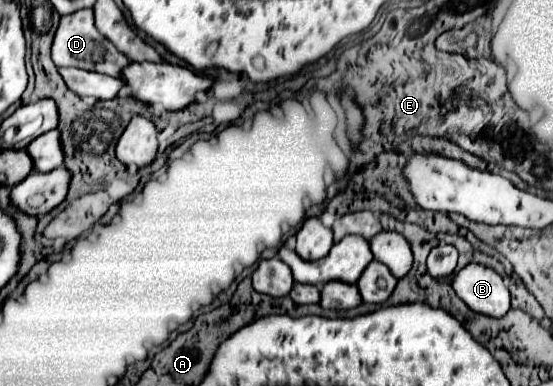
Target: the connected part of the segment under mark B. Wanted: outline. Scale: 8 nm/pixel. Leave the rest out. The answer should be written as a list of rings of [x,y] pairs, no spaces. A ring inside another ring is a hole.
[[[469,262],[463,266],[455,274],[451,286],[471,310],[481,314],[501,318],[511,308],[511,294],[503,278],[483,264]]]

